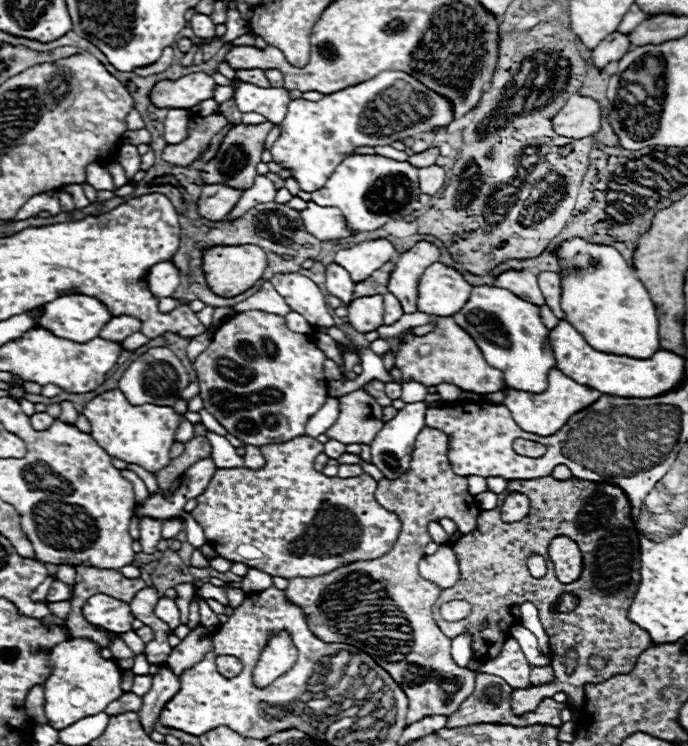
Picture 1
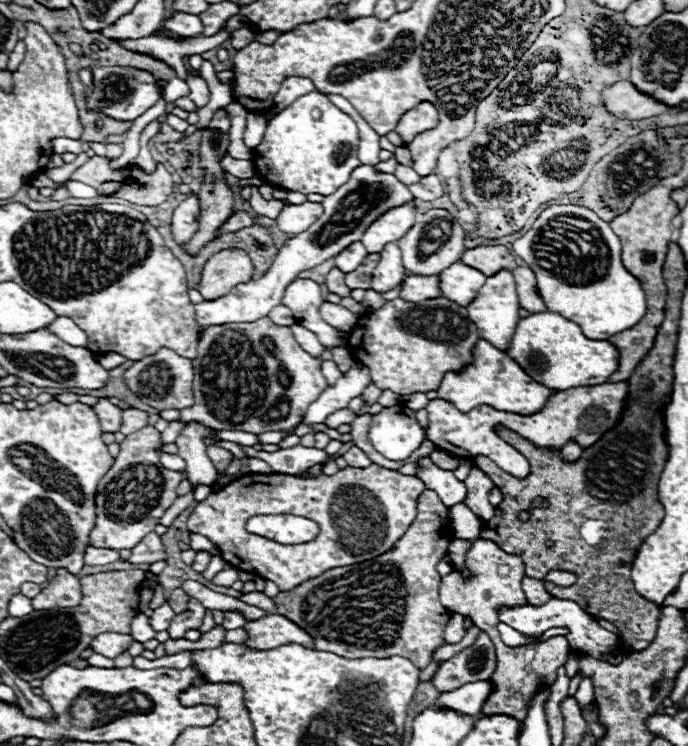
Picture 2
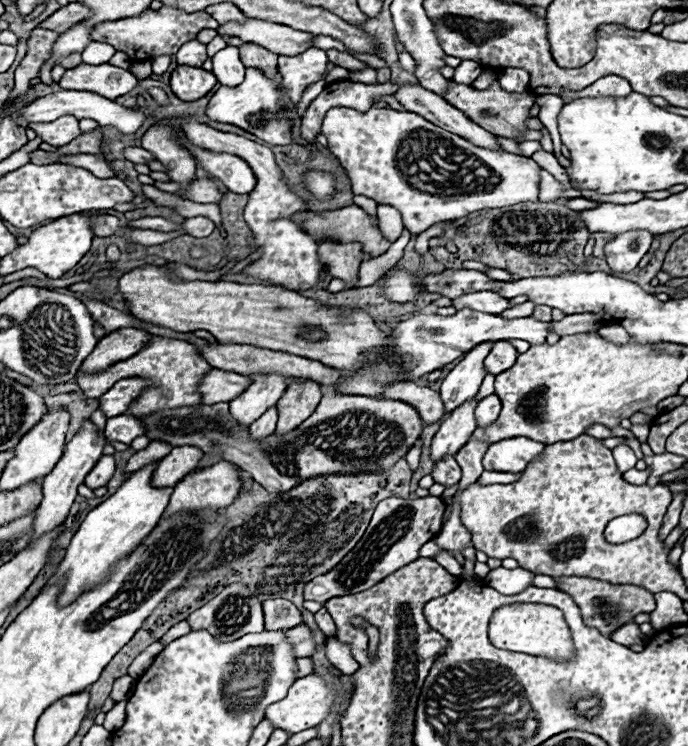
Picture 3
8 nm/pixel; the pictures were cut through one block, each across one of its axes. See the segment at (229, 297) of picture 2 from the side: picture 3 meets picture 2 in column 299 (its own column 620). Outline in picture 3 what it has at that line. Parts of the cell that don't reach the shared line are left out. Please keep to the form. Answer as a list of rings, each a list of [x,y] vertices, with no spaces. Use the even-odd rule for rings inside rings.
[[[624,232],[618,234],[604,246],[606,262],[612,272],[632,272],[642,256],[650,250],[652,234],[650,232]]]

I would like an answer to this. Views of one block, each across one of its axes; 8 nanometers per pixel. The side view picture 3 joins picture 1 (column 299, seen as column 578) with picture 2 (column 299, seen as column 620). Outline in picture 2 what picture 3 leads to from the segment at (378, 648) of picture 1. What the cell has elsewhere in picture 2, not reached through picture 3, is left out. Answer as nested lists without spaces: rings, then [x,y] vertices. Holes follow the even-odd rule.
[[[424,490],[418,498],[418,514],[408,532],[386,554],[368,562],[336,568],[324,572],[316,580],[308,580],[294,590],[280,592],[274,602],[278,614],[296,622],[314,638],[314,648],[322,652],[334,652],[344,658],[368,658],[368,656],[404,656],[418,668],[426,668],[432,660],[432,652],[444,644],[442,632],[450,618],[440,602],[440,574],[436,570],[438,560],[448,554],[448,508],[440,508],[440,498],[432,490]]]

